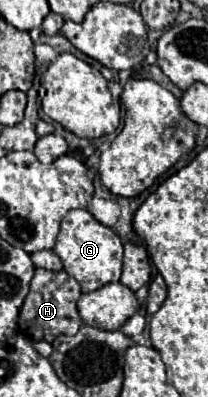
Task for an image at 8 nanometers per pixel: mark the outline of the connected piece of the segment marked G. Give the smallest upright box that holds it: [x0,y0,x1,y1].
[54,209,123,293]

